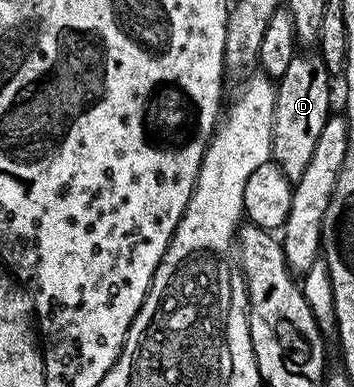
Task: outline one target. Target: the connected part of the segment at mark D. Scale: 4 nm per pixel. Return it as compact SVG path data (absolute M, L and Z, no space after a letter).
M298 54L291 58L291 66L276 81L277 98L275 104L275 122L273 123L273 154L271 160L281 168L289 181L303 178L319 134L323 131L323 122L331 115L329 108L329 68L321 56Z

